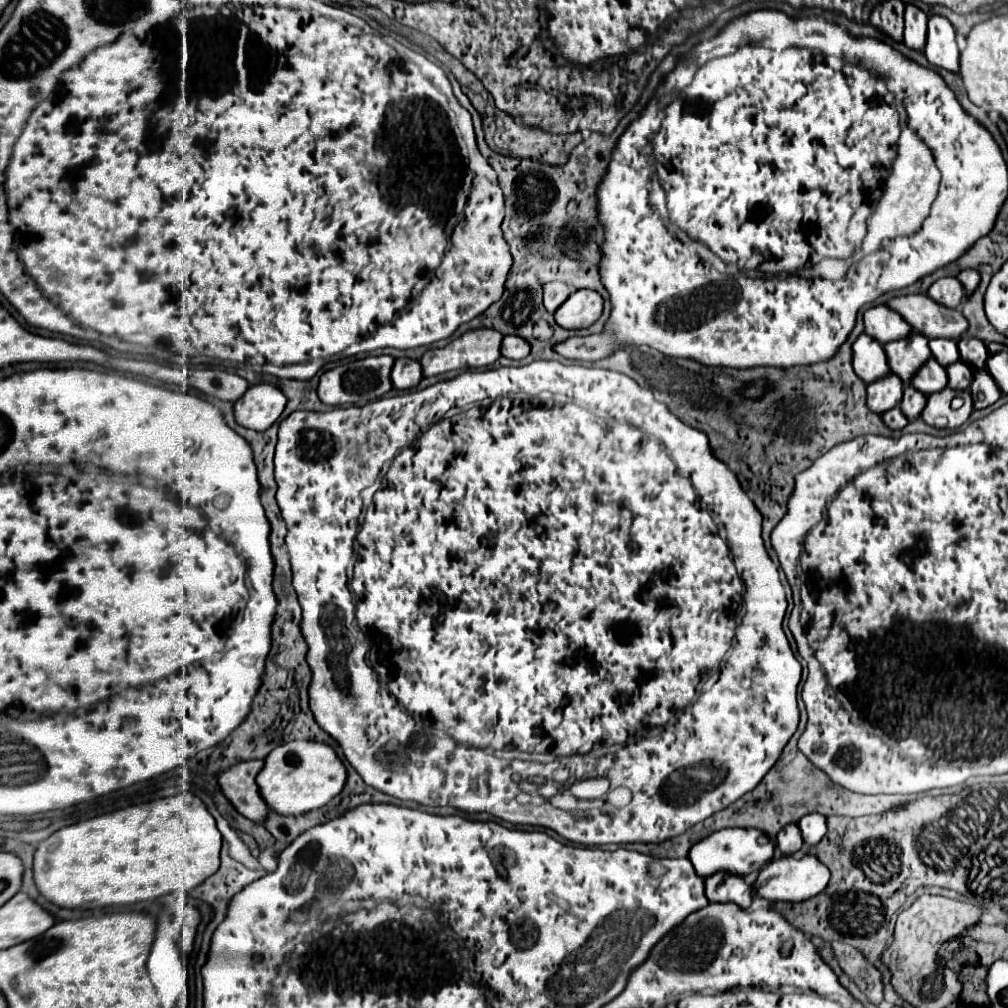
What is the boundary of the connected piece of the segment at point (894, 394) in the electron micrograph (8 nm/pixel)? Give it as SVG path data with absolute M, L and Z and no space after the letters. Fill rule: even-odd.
M893 373L867 387L867 405L879 415L897 407L901 397L903 397L903 383Z

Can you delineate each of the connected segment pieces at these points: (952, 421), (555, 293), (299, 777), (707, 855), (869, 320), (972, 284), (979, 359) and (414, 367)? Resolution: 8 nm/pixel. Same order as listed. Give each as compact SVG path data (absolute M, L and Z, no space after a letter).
M943 389L941 393L933 393L929 395L927 399L927 405L921 413L921 419L931 425L931 427L939 427L939 429L957 429L961 427L971 411L973 411L973 405L971 405L971 395L969 391L965 391L965 405L957 411L953 411L949 405L951 405L951 399L957 395L957 391L953 389Z
M549 282L543 285L543 305L547 311L554 313L569 297L571 290L563 282Z
M289 741L275 747L267 755L265 767L257 775L257 785L269 809L277 811L279 815L299 815L319 809L329 799L339 795L345 779L347 771L329 745L315 741Z
M721 829L721 831L715 831L713 835L701 839L689 851L689 861L693 863L697 875L703 879L707 879L719 871L743 877L743 875L761 871L773 859L773 853L775 853L775 843L759 829Z
M875 305L869 307L863 313L865 319L865 333L873 339L877 339L881 345L887 345L889 341L901 341L913 333L913 327L899 317L889 305Z
M965 269L957 275L957 279L961 281L963 289L965 289L965 297L969 297L969 293L973 293L973 289L977 289L979 285L979 273L973 269Z
M961 339L957 345L959 345L961 361L965 365L969 365L975 371L985 369L985 363L987 363L989 355L987 355L987 347L985 347L983 341L979 341L979 339Z
M397 359L391 371L391 381L395 389L411 389L417 387L419 381L423 379L423 369L421 363L415 359Z

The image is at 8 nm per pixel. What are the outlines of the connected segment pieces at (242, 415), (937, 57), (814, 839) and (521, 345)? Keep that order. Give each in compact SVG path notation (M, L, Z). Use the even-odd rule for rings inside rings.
M271 383L251 385L245 391L245 397L235 401L235 421L243 427L265 431L269 429L287 405L287 397L281 389Z
M929 15L929 31L925 57L931 65L957 71L959 67L959 49L955 41L955 29L943 15Z
M809 813L805 815L797 827L801 829L801 837L803 837L803 843L807 845L817 845L821 841L821 837L825 835L827 831L827 825L825 825L825 817L819 815L819 813Z
M505 335L503 343L501 343L501 355L509 357L509 359L525 359L531 351L529 341L525 341L523 337L513 337L513 335Z

